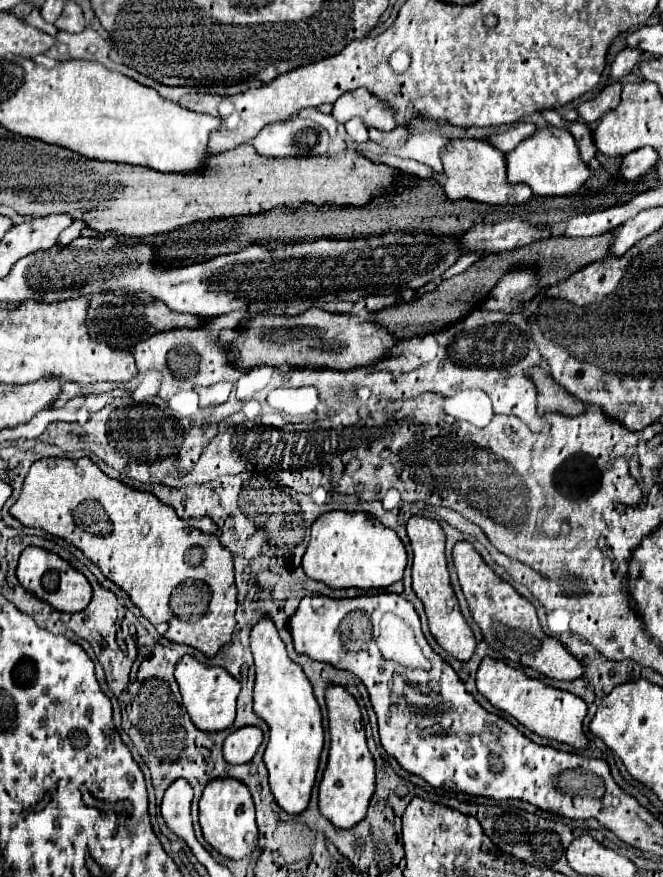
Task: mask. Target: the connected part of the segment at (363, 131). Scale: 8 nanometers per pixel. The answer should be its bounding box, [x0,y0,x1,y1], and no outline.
[346,119,368,143]

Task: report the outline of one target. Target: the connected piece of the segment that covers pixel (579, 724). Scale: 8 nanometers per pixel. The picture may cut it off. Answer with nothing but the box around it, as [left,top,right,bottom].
[476,657,588,747]

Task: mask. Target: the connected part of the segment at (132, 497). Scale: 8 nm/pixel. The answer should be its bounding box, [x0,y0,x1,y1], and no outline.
[10,457,236,657]

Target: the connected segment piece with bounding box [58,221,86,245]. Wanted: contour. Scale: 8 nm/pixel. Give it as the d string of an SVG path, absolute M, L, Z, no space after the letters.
M74 221L70 227L66 227L66 229L60 233L58 243L60 243L60 245L68 245L72 239L76 239L76 237L80 235L82 229L86 229L86 225L84 225L82 221Z

